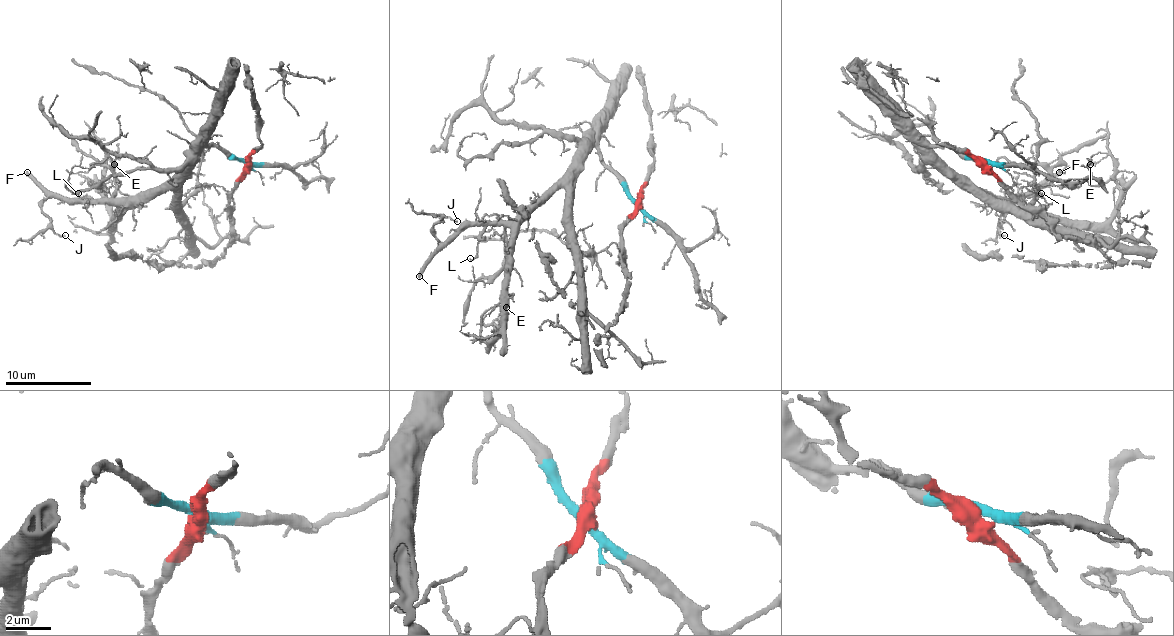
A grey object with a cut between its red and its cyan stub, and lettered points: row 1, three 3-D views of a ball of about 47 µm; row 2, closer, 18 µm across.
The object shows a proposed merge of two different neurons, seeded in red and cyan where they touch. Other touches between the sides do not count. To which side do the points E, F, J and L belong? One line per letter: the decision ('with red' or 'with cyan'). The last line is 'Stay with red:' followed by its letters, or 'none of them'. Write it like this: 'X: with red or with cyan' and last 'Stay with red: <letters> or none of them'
E: with cyan
F: with cyan
J: with cyan
L: with cyan
Stay with red: none of them

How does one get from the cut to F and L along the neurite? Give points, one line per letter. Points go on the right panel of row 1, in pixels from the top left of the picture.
F: (985, 161), (963, 159), (948, 146), (931, 146), (931, 150), (968, 187), (998, 199), (1028, 197), (1060, 172)
L: (985, 161), (963, 159), (948, 146), (931, 146), (931, 150), (968, 187), (989, 197), (1036, 197), (1041, 193)

